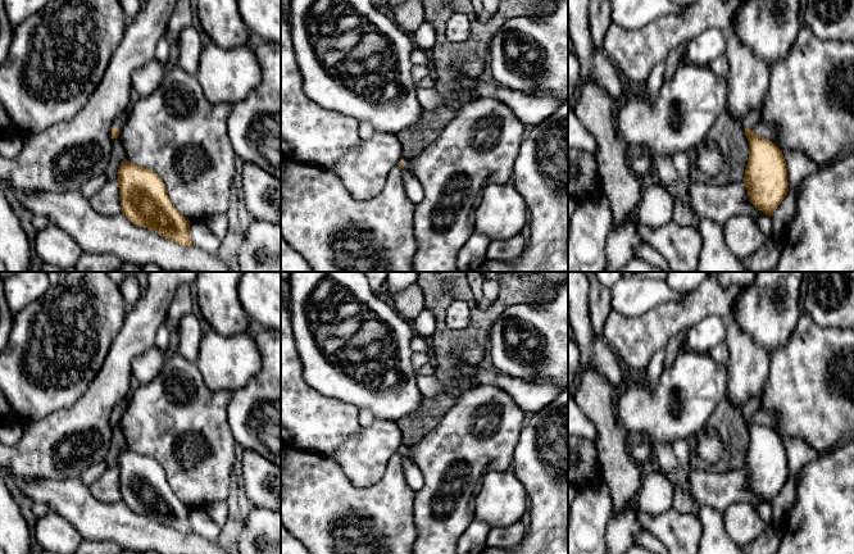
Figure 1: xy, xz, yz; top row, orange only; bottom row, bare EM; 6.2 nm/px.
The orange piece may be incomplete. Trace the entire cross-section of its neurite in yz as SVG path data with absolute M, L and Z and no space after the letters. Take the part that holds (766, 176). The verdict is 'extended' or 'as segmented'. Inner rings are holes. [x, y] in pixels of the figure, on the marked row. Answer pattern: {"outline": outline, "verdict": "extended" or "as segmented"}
{"outline": "M763 103L742 119L749 141L744 182L751 204L771 217L789 192L787 168L778 146L751 131L760 122L762 109Z", "verdict": "extended"}

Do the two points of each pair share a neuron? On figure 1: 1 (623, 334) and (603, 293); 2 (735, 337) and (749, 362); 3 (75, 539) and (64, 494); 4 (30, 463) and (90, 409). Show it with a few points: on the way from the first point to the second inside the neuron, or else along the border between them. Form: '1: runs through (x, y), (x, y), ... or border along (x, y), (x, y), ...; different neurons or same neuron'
1: border along (612, 310), (604, 322), (602, 335); different neurons
2: runs through (740, 344), (744, 355); same neuron
3: border along (51, 511), (64, 517), (83, 539); different neurons
4: runs through (45, 449), (63, 431), (69, 430), (75, 425); same neuron

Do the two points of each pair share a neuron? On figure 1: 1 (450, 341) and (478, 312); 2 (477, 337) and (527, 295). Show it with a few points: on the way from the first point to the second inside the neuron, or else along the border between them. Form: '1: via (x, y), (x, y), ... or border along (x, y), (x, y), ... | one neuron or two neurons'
1: via (460, 341), (478, 322) | one neuron
2: via (481, 322), (508, 295), (512, 295) | one neuron

